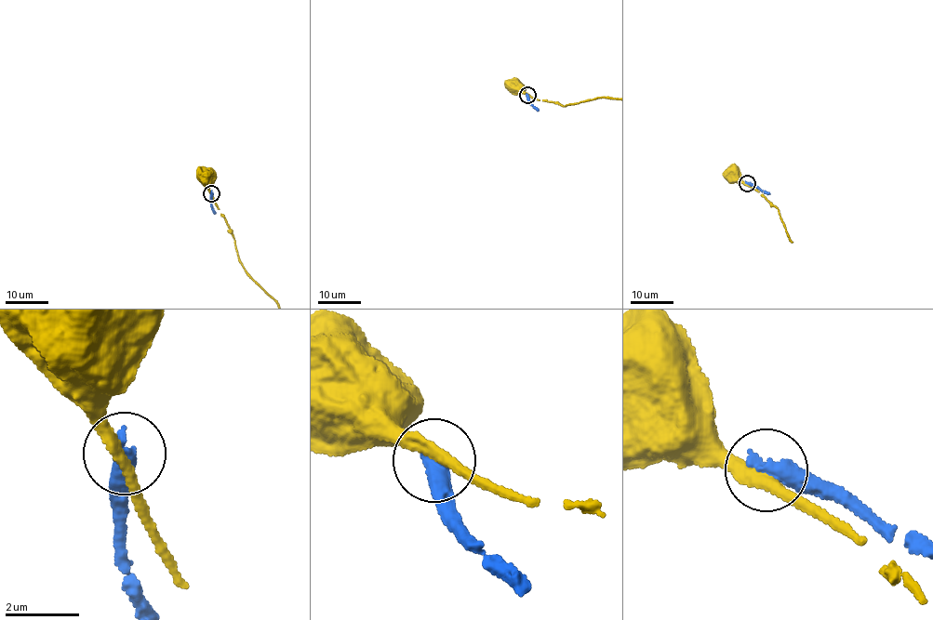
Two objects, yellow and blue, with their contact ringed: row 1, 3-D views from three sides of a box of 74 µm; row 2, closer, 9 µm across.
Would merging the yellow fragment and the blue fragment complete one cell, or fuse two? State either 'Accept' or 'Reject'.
Reject

